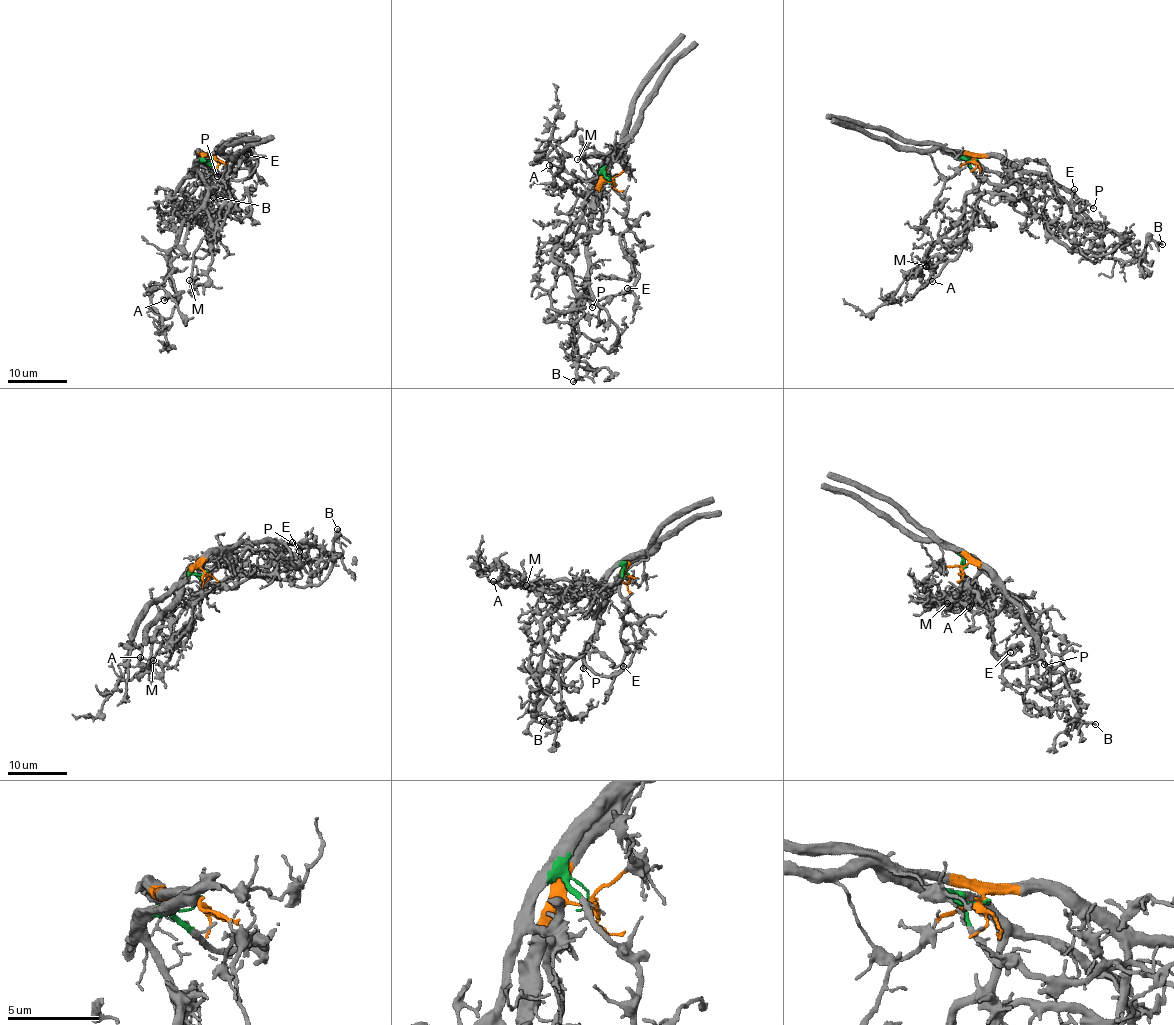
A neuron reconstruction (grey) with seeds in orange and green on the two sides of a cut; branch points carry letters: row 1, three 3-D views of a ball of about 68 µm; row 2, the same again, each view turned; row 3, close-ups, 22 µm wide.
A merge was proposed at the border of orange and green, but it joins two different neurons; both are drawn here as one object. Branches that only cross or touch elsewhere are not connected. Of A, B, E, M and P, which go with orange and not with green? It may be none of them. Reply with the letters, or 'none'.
B, E, P

